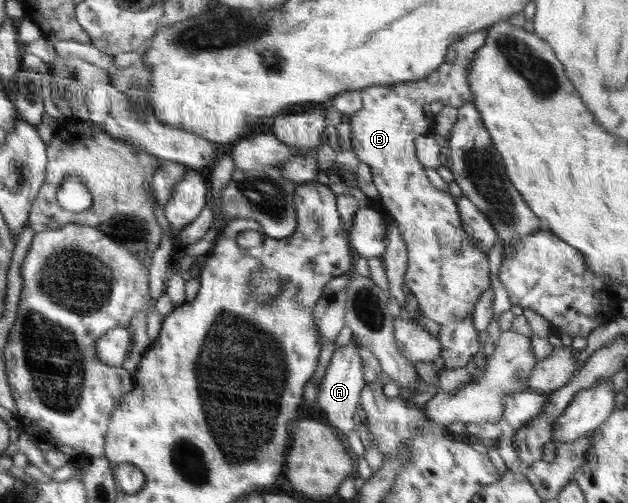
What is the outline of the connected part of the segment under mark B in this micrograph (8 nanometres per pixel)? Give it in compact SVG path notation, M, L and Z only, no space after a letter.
M487 30L471 33L461 41L449 45L445 59L441 65L425 79L417 81L400 81L391 85L371 85L360 90L362 108L350 115L351 149L356 153L361 163L367 163L373 174L373 183L380 195L380 201L385 205L388 213L397 219L399 233L408 249L407 271L404 283L418 301L422 315L439 323L438 340L441 344L440 355L444 367L457 369L465 367L468 361L476 354L482 353L487 348L479 342L479 331L473 327L472 313L476 301L491 286L489 278L489 265L487 252L473 247L473 242L462 228L460 213L456 199L450 193L445 193L435 188L425 174L425 167L417 159L415 144L416 139L428 134L428 127L434 123L434 116L429 115L425 107L432 101L441 101L443 105L460 108L472 101L468 84L468 71L474 58L476 49L485 45Z

